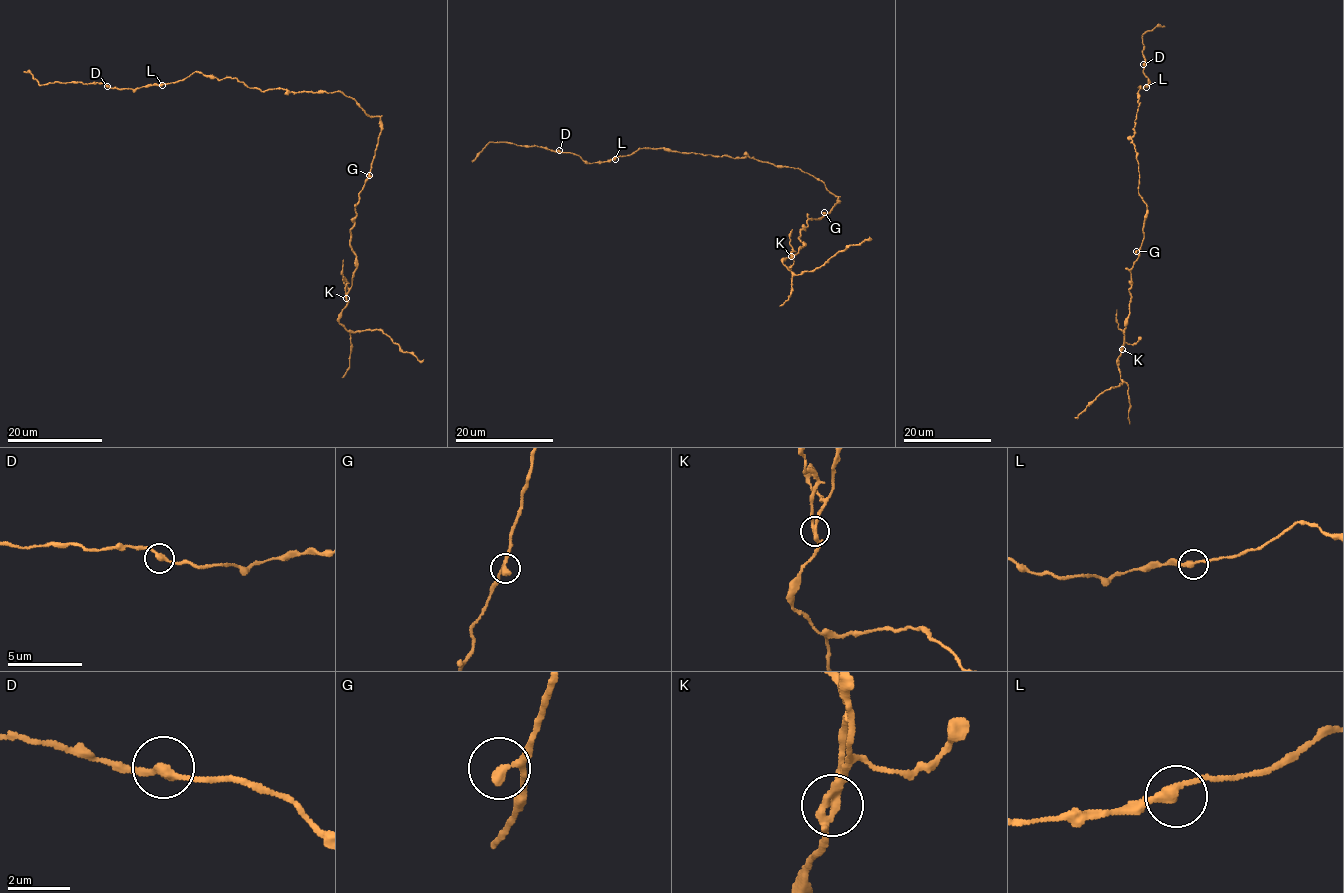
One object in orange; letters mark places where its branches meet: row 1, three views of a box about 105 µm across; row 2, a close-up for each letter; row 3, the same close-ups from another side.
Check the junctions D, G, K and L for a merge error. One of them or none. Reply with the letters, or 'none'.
K

